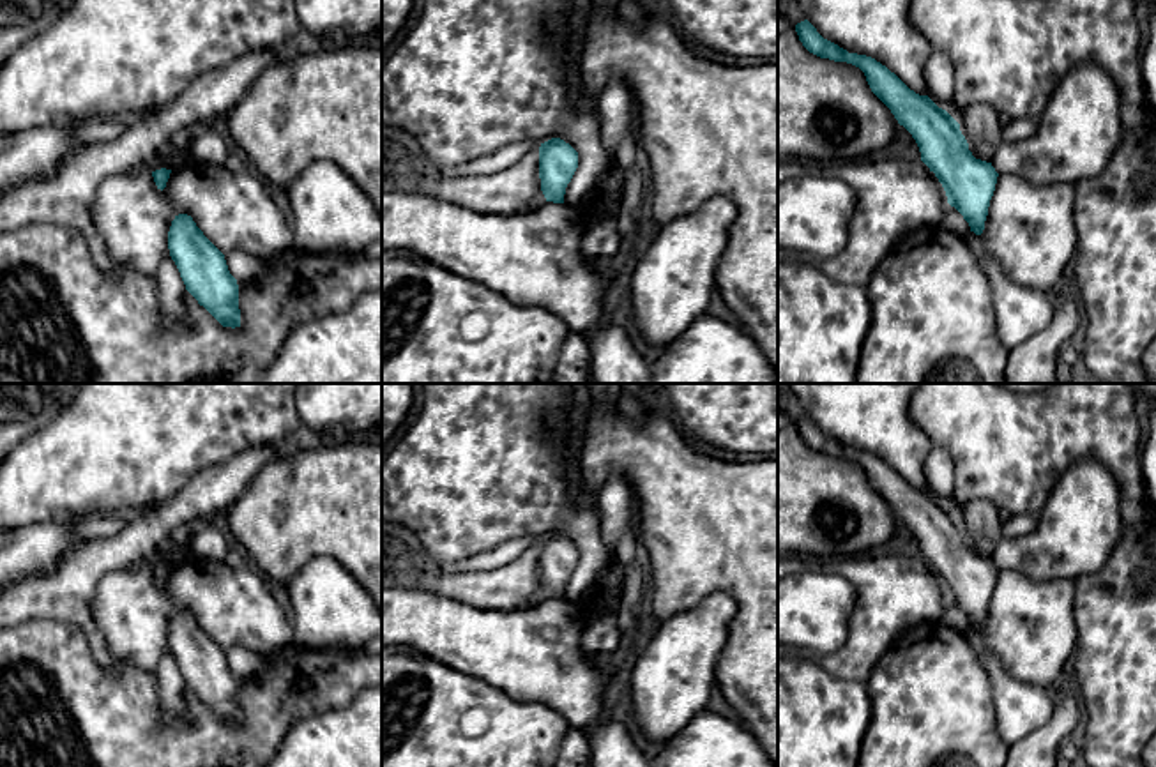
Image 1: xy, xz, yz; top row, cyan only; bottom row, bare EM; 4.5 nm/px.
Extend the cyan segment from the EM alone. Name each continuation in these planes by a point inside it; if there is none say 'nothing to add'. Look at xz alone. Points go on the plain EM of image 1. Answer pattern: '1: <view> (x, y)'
nothing to add

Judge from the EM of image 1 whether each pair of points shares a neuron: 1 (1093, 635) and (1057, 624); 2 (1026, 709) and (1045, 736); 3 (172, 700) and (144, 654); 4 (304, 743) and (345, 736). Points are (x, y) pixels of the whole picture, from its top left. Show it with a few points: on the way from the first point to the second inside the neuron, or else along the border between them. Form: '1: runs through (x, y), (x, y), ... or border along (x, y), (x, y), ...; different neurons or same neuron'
1: border along (1075, 589), (1077, 647), (1068, 670); different neurons
2: border along (1054, 702), (1050, 716), (1010, 746); different neurons
3: border along (168, 651), (154, 670); different neurons
4: runs through (315, 743), (334, 743); same neuron

